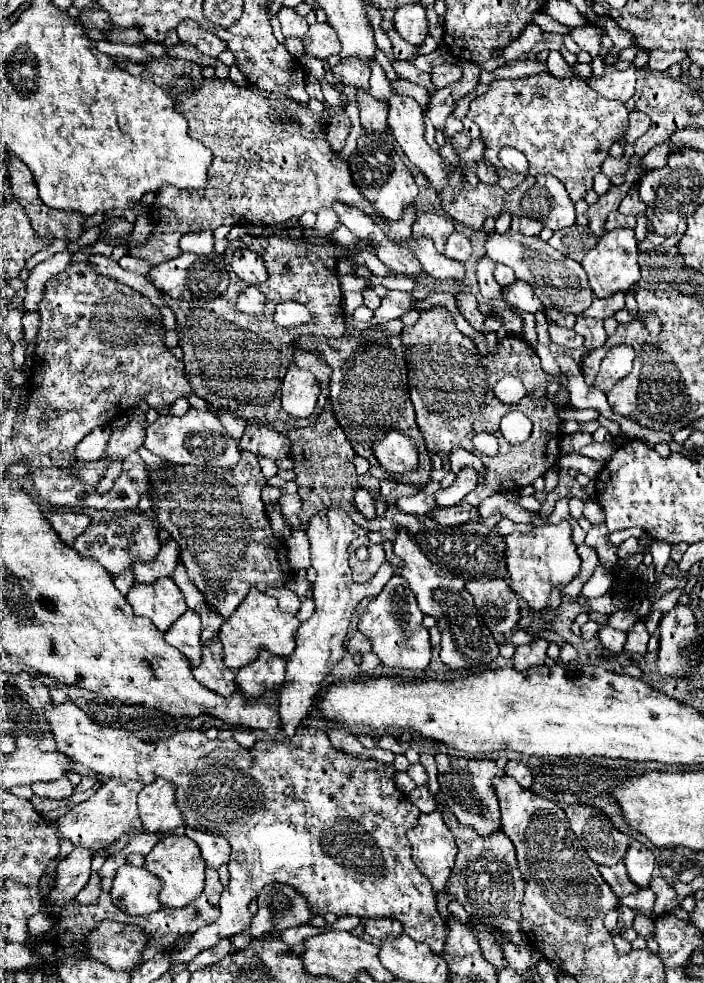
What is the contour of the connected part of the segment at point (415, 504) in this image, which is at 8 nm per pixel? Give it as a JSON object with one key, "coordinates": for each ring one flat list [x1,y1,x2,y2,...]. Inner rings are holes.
{"coordinates":[[420,491,412,497,400,497,396,501,396,507,402,511,402,513,416,513,416,515,426,515,428,511,434,511,436,509,436,503,434,503,434,495,432,493,426,493,426,491]]}

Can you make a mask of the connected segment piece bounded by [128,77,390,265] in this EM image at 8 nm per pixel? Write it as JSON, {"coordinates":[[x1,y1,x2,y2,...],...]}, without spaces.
{"coordinates":[[178,77,174,83,178,85,178,95,180,95,175,107,178,111,184,111,188,119,190,137,202,141,214,153,214,161,208,171,208,187,204,191,202,189,180,191,176,187,164,187,164,191,158,191,156,201,150,211,156,223,154,235,150,237,146,245,132,247,128,251,130,255,144,257,152,265,158,265,182,253,178,247,178,241,184,233,216,229,222,223,224,225,278,225,294,217,298,219,306,211,318,213,320,209,332,209,334,203,344,203,344,205,364,211,366,215,374,217,382,229,390,227,390,221,378,209,374,209,374,205,354,185,348,163,342,161,332,151,326,139,328,125,322,123,322,113,314,113,308,105,294,103,294,99,288,99,288,97,282,99,280,93,256,91,256,87,250,81,246,81,246,87,234,87,230,79,228,83,224,83,224,79,218,79,218,77,204,79,204,83,198,87,194,87,194,83,188,77]]}

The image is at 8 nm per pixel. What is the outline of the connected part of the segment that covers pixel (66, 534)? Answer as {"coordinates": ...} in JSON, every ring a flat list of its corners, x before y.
{"coordinates":[[54,511,46,515,48,523,52,529,56,529,56,533,60,535,60,539,64,539,64,543,72,543,72,539,76,539,76,535,84,533,84,529,90,525,90,517,84,513,72,513,72,511]]}

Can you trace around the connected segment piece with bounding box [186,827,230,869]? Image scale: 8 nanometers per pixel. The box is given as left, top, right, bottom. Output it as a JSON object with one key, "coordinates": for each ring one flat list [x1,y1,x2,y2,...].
{"coordinates":[[186,827,186,835,190,839,194,839,198,843,198,847,202,849,202,859,206,861,206,867,218,869,218,867,222,867,222,865,228,863,230,845,228,845,228,841,224,837,212,835,212,833,196,835,194,829,190,829,190,827]]}

